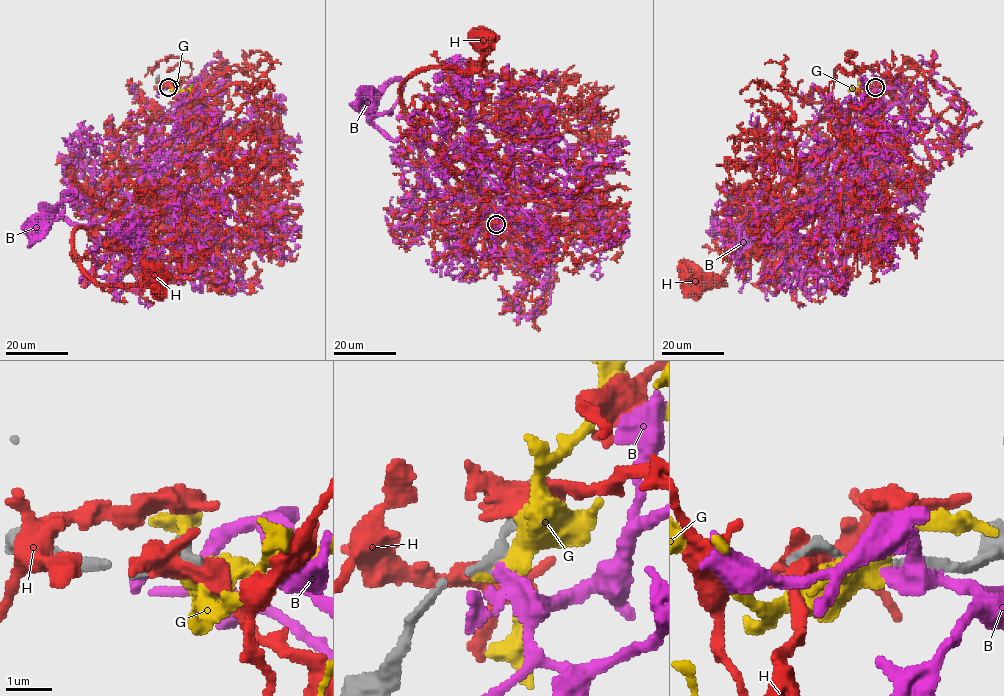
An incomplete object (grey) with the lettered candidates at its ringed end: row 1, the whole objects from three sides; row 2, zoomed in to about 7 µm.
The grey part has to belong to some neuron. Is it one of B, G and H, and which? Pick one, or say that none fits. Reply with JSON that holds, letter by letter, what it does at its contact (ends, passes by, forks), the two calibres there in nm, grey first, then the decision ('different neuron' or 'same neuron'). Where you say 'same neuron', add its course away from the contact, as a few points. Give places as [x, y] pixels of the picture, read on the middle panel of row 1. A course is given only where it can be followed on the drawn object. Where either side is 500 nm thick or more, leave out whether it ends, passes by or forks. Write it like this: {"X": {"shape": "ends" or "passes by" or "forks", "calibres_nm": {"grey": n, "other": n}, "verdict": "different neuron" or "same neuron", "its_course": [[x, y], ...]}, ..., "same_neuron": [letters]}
{"B": {"shape": "passes by", "calibres_nm": {"grey": 170, "other": 170}, "verdict": "same neuron", "its_course": [[496, 224], [512, 218], [507, 199], [449, 141], [391, 138], [374, 124], [400, 81], [369, 104]]}, "G": {"shape": "passes by", "calibres_nm": {"grey": 180, "other": 360}, "verdict": "different neuron"}, "H": {"shape": "passes by", "calibres_nm": {"grey": 280, "other": 480}, "verdict": "different neuron"}, "same_neuron": ["B"]}

